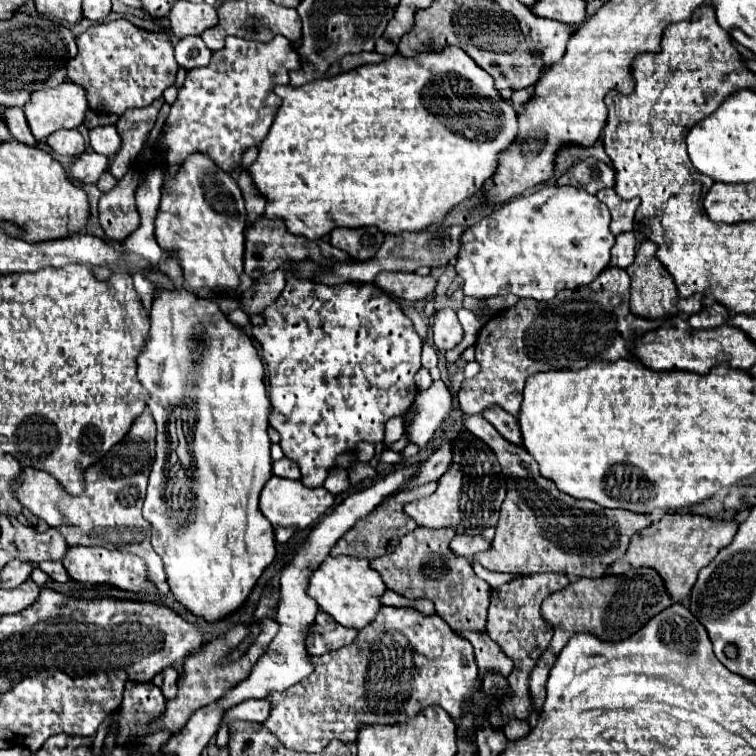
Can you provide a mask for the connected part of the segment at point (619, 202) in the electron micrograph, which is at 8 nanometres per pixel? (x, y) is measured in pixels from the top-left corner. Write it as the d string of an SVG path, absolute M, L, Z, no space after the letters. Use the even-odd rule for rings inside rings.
M602 189L598 193L598 199L608 205L610 213L612 213L612 223L610 223L610 229L614 235L620 235L620 233L626 233L626 231L632 231L632 221L634 221L634 211L640 203L640 199L630 199L630 201L624 201L620 197L616 197L616 191L614 189Z

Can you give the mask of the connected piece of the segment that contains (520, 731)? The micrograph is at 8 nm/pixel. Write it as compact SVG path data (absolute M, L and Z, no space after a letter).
M513 719L504 727L503 731L508 740L514 741L527 736L530 727L528 721Z

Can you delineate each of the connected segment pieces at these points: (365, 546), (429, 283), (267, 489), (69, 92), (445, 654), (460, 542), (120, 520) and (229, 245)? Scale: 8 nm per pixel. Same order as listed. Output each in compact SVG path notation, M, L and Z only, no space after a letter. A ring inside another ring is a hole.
M436 481L426 483L422 487L414 487L414 489L404 489L398 495L390 497L386 501L386 505L382 505L380 509L376 509L376 513L372 513L372 517L368 517L368 521L360 521L360 525L356 525L356 529L350 529L330 551L330 555L354 555L354 557L366 557L366 559L374 559L386 553L392 553L392 549L398 545L400 537L404 537L406 533L414 531L418 525L412 517L408 517L404 513L404 505L418 499L418 497L426 497L430 493L436 491Z
M380 271L374 277L374 285L388 293L390 297L396 299L406 299L406 301L418 301L426 299L434 293L436 279L432 275L418 275L418 273L386 273Z
M272 475L268 479L268 483L264 485L264 489L260 493L260 511L272 523L278 543L286 543L296 531L304 531L304 529L312 527L322 515L326 515L326 511L332 505L334 505L334 495L328 493L324 487L308 489L300 481L282 479L276 475Z
M64 81L58 87L52 89L42 89L42 91L34 91L30 93L30 101L22 107L28 127L32 131L32 135L36 137L36 141L44 143L48 135L52 135L58 129L76 129L82 125L84 115L88 111L88 101L84 97L84 89L80 89L80 85L72 83L72 81Z
M384 607L376 621L372 621L364 633L358 633L352 645L312 657L312 661L314 671L308 677L298 681L292 689L268 697L274 707L264 725L280 737L284 747L294 751L322 753L332 739L354 743L364 725L400 725L432 705L442 707L452 719L460 719L472 707L472 695L480 689L472 645L452 631L442 617L436 617L436 613L432 617L420 617L420 613L412 609Z
M456 535L450 545L452 545L452 551L454 551L456 555L464 555L464 557L472 559L476 553L486 551L486 549L490 547L490 541L486 541L482 535L476 535L476 537Z
M142 413L132 423L124 441L112 447L108 459L92 465L86 471L86 491L80 497L72 497L48 477L48 473L24 467L18 475L18 489L14 491L16 499L24 509L28 509L38 519L44 519L50 527L58 529L68 537L68 545L102 545L106 549L128 549L130 553L142 557L148 563L150 579L160 585L166 581L164 563L160 555L150 545L150 525L140 513L144 501L146 483L152 467L152 457L156 451L156 423L150 413ZM76 527L76 529L70 529Z
M206 153L188 155L174 177L164 181L154 219L154 237L170 257L178 259L190 291L234 293L238 289L240 273L244 271L244 229L246 209L242 191Z

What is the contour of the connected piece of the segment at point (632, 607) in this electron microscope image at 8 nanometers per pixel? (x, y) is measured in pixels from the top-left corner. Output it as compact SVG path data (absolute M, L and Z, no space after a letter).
M630 569L626 575L620 577L600 577L600 579L578 579L568 589L550 595L542 603L542 619L552 627L554 635L546 649L546 653L536 663L536 669L530 675L530 697L534 703L534 711L540 715L542 703L544 703L544 689L548 673L560 655L560 651L566 647L568 639L576 633L592 633L602 641L624 641L632 637L638 629L642 629L654 615L664 611L672 605L672 599L668 597L664 589L664 581L660 581L660 575L654 569Z

